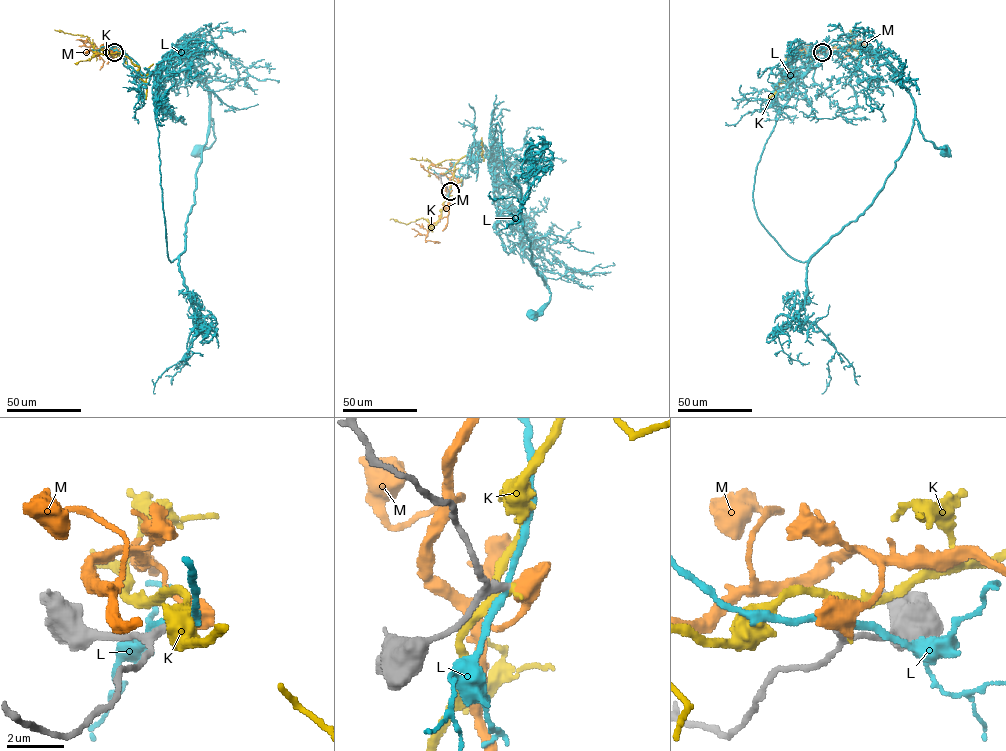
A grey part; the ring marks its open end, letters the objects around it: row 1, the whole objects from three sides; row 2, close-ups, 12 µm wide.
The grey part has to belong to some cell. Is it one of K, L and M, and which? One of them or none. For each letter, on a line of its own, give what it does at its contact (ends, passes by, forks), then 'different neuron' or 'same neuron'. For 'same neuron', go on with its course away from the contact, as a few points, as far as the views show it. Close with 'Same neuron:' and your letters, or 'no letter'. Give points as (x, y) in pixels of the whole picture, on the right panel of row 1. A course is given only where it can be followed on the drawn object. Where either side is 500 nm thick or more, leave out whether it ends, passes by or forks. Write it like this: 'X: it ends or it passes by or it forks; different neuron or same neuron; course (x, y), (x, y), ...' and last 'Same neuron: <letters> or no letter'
K: it ends; different neuron
L: it passes by; different neuron
M: different neuron
Same neuron: no letter

